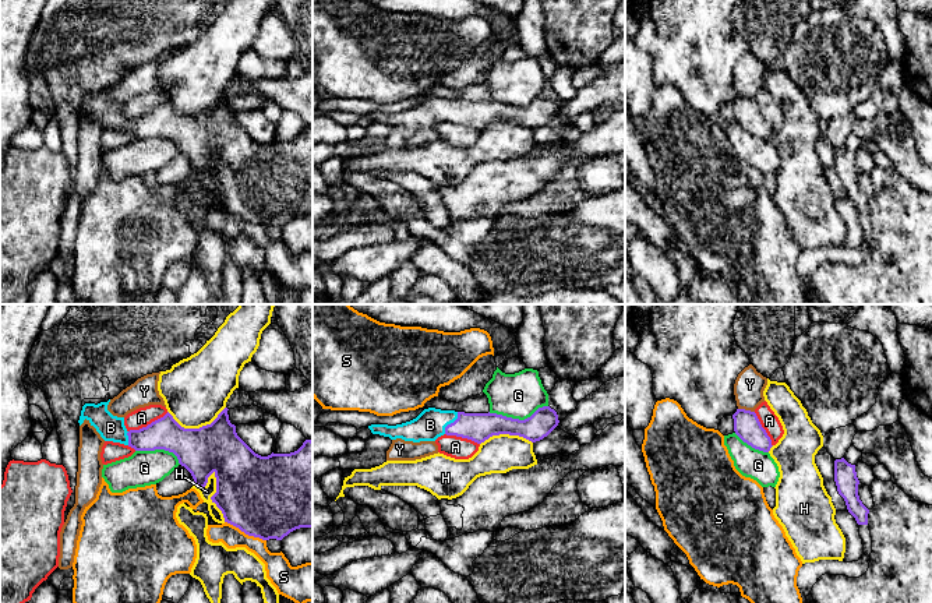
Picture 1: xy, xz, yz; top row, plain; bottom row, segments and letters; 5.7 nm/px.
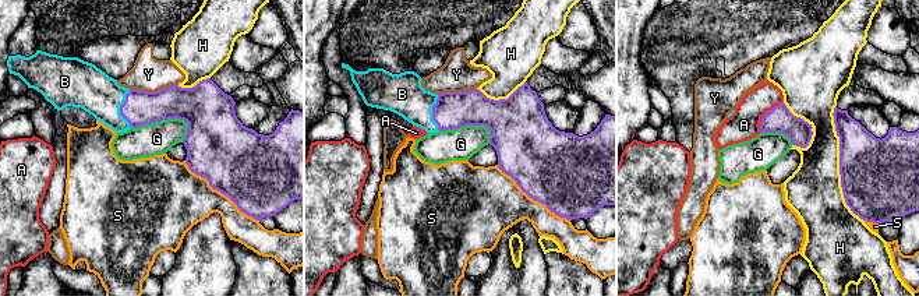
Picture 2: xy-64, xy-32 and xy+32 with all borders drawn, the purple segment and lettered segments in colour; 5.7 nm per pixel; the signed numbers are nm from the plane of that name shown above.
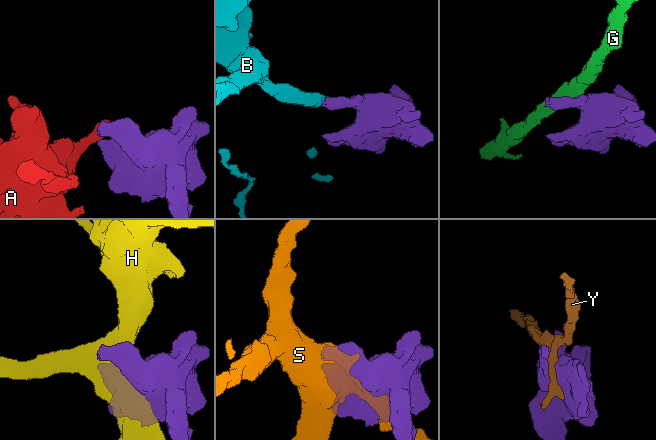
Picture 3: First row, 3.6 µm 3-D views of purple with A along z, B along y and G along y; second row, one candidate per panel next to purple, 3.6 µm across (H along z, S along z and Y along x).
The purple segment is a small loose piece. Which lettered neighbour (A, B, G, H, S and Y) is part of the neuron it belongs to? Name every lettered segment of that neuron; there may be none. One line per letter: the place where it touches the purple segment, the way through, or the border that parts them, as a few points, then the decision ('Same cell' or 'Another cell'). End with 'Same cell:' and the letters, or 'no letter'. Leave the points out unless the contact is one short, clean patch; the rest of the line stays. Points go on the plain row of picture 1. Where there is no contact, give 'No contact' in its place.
A: Touches purple at xy (148, 112). Boundary: xy (168, 99), (145, 113), (129, 119). Another cell
B: Touches purple at xz (451, 110). Path across: xz (477, 115), (451, 110), (430, 112). Same cell
G: Touches purple at xz (518, 106). Another cell
H: Touches purple at xy (212, 183). Another cell
S: Touches purple at xy (246, 221). Another cell
Y: Touches purple at yz (747, 98). Another cell
Same cell: B

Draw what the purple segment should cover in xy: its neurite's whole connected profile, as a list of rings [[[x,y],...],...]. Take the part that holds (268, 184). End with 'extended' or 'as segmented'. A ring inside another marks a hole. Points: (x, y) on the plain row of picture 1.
[[[107,89],[85,91],[80,103],[80,113],[87,106],[105,128],[120,130],[135,138],[165,137],[173,140],[179,151],[193,163],[194,172],[205,174],[208,165],[216,165],[216,180],[212,190],[222,198],[225,209],[239,215],[248,223],[262,228],[282,228],[300,215],[313,215],[313,128],[290,141],[255,141],[236,120],[230,110],[227,95],[206,113],[184,116],[167,99],[163,105],[140,117],[127,117],[124,105],[113,103]]] | extended

